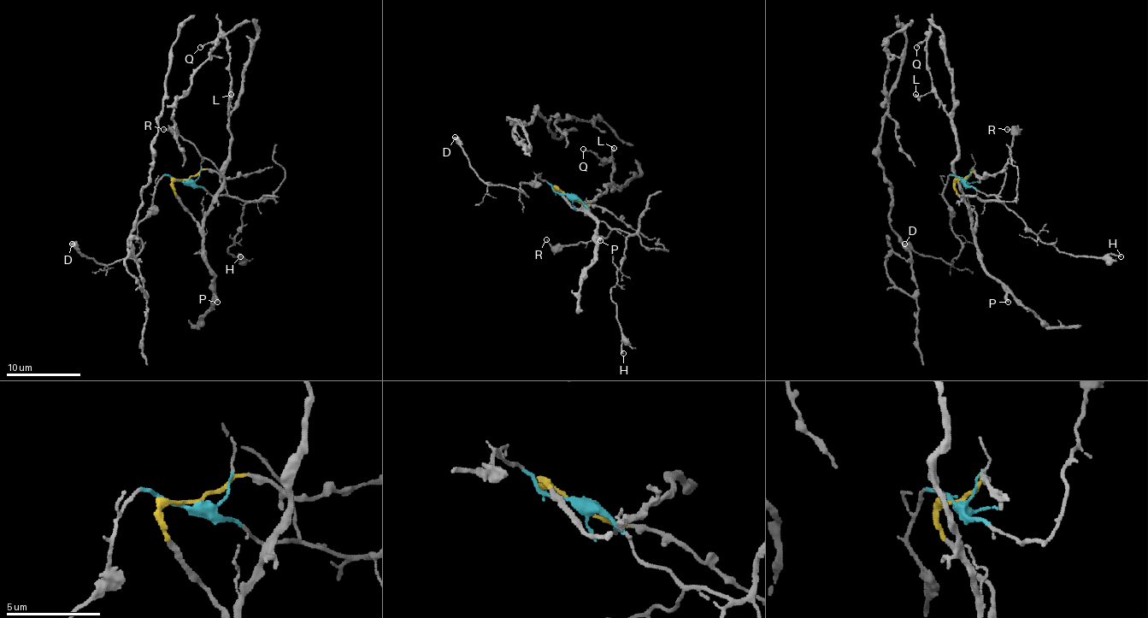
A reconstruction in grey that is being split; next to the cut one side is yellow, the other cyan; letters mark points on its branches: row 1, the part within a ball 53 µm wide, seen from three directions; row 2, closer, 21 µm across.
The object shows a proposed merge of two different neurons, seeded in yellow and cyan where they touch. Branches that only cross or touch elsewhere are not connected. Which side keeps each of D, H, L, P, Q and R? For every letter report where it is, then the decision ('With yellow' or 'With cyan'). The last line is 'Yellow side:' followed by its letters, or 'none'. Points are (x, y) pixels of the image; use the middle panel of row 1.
D: Place: (455, 137). With cyan
H: Place: (623, 353). With cyan
L: Place: (614, 148). With yellow
P: Place: (600, 240). With yellow
Q: Place: (583, 149). With yellow
R: Place: (546, 239). With cyan
Yellow side: L, P, Q

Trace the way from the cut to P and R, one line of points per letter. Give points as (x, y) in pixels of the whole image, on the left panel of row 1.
P: (185, 179), (173, 183), (173, 194), (191, 213), (202, 235), (205, 261), (213, 274), (217, 303)
R: (185, 179), (191, 179), (211, 194), (226, 194), (224, 176), (192, 144), (162, 129)

